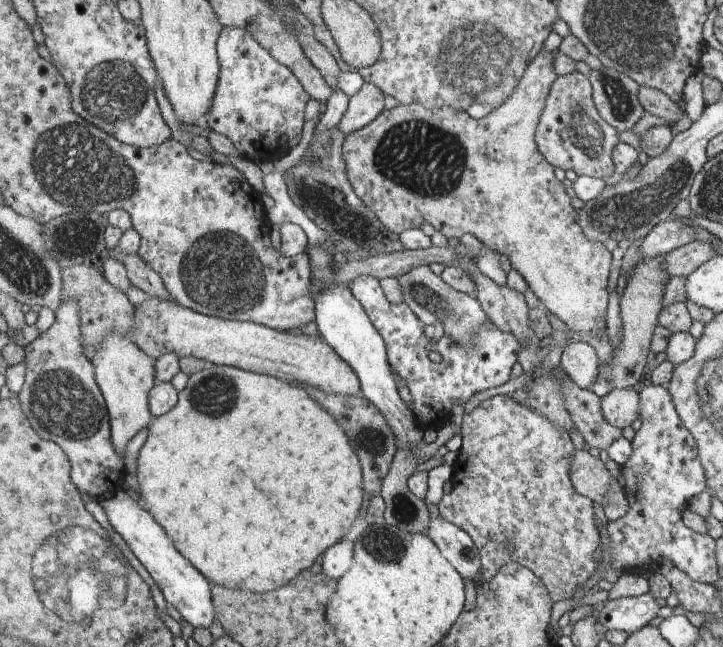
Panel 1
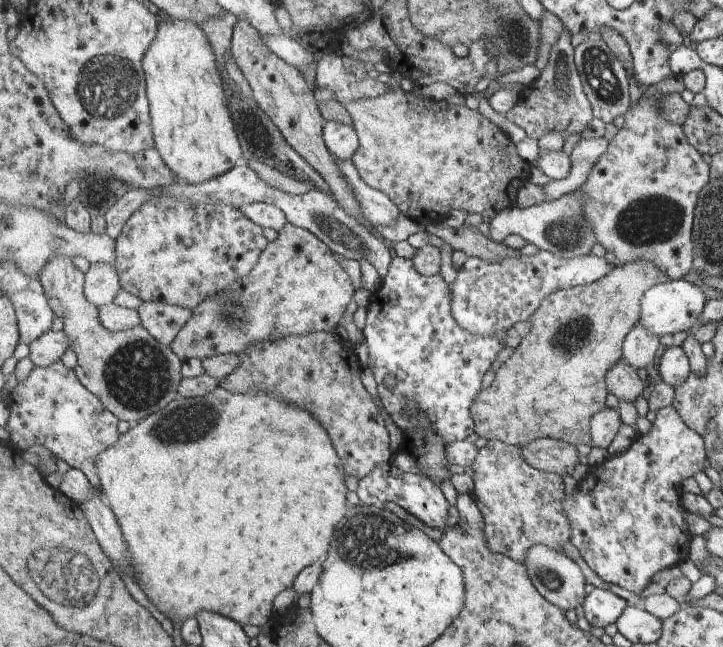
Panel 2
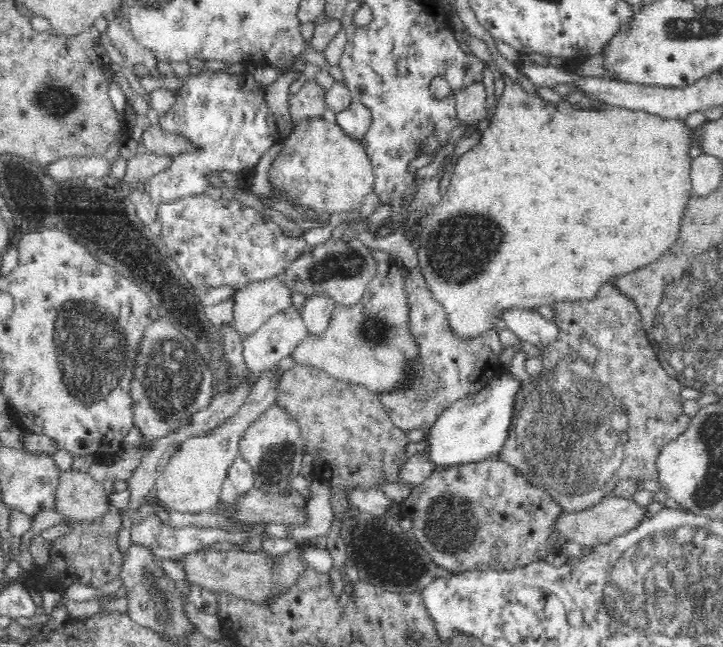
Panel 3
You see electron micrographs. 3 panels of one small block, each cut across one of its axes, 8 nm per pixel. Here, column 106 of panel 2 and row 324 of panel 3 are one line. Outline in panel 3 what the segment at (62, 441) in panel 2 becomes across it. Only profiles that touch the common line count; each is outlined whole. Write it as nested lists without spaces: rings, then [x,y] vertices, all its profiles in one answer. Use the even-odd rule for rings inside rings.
[[[418,265],[414,270],[405,270],[403,273],[408,306],[407,332],[417,346],[417,355],[405,368],[401,385],[382,389],[377,392],[377,396],[395,427],[409,432],[430,428],[433,420],[449,404],[480,392],[507,369],[499,362],[503,348],[498,329],[488,329],[471,337],[456,335],[450,327],[448,311],[435,299],[422,267]]]

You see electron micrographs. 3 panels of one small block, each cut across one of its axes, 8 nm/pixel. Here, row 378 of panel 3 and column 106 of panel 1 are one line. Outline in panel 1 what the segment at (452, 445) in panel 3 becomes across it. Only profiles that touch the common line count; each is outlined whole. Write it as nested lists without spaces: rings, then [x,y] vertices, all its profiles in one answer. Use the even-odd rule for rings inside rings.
[[[123,489],[115,494],[103,496],[98,503],[102,506],[108,522],[124,538],[135,556],[155,580],[163,592],[166,602],[187,619],[193,627],[211,628],[216,623],[216,608],[211,581],[175,546],[175,541],[167,534],[162,524]]]

